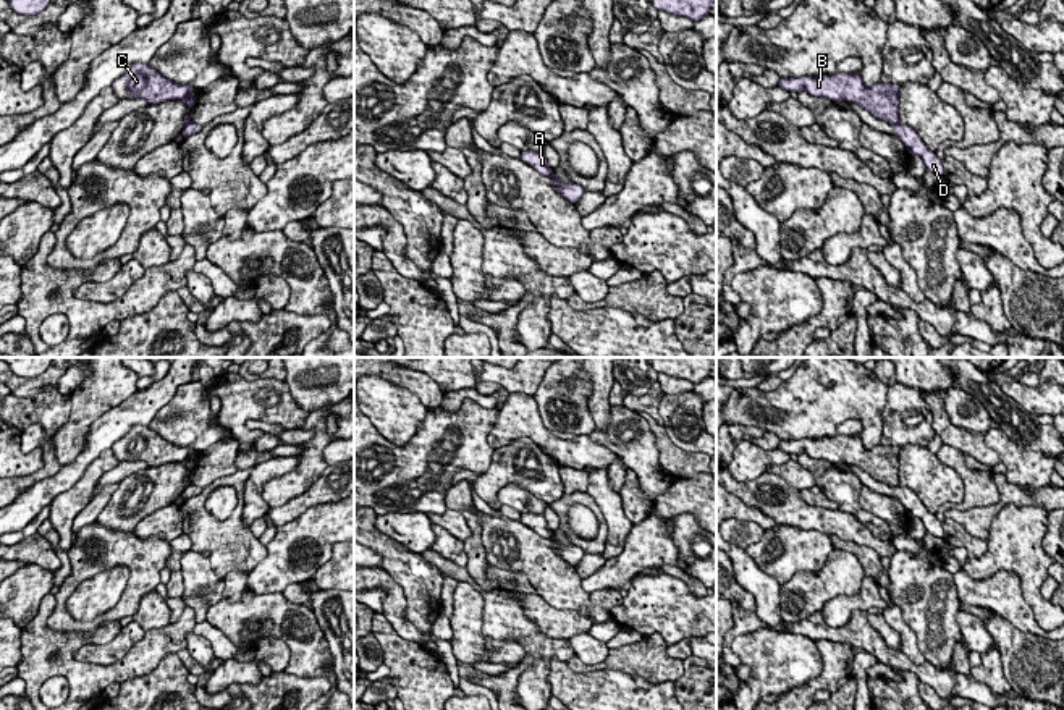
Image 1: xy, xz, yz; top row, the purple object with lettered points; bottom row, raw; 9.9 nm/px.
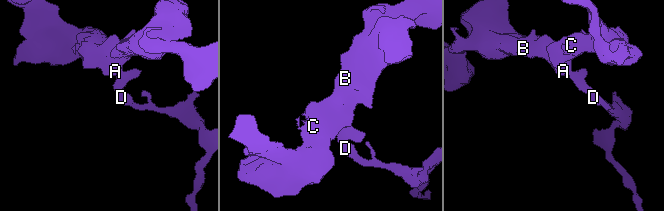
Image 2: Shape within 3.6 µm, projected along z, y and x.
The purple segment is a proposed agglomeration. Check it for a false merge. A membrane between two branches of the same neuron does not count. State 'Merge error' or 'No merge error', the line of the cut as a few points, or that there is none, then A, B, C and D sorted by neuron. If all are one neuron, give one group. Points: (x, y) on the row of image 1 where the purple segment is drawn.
Merge error. Split along yz (898, 122), (893, 125). Groups: A B C / D

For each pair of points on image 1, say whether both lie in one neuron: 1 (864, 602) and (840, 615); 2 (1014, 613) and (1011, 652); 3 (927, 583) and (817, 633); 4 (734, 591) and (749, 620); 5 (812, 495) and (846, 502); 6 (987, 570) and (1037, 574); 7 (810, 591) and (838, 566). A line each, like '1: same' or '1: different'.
1: same
2: different
3: different
4: same
5: different
6: same
7: same

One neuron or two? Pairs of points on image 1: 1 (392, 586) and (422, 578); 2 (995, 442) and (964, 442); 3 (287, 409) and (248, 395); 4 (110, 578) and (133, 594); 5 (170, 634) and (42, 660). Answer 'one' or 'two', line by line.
1: two
2: two
3: one
4: two
5: one

